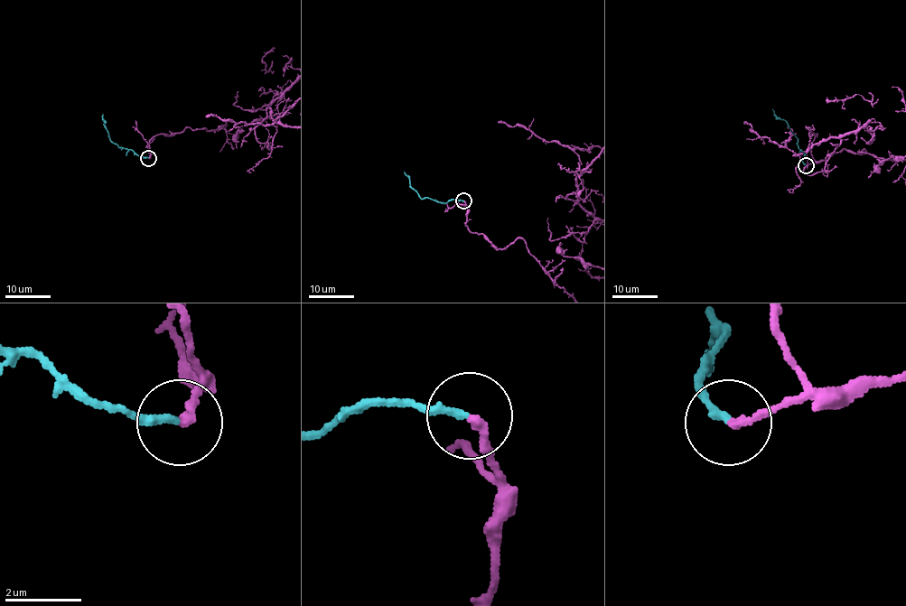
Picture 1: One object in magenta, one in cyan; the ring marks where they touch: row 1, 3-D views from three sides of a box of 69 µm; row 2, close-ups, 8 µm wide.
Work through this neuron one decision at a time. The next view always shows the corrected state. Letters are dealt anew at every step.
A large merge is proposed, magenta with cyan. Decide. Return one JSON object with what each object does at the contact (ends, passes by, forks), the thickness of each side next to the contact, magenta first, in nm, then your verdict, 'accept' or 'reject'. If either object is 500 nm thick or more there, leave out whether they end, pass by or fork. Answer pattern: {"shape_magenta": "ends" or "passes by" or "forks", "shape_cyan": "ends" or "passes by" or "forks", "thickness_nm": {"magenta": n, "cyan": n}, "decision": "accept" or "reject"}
{"shape_magenta": "ends", "shape_cyan": "ends", "thickness_nm": {"magenta": 180, "cyan": 190}, "decision": "accept"}

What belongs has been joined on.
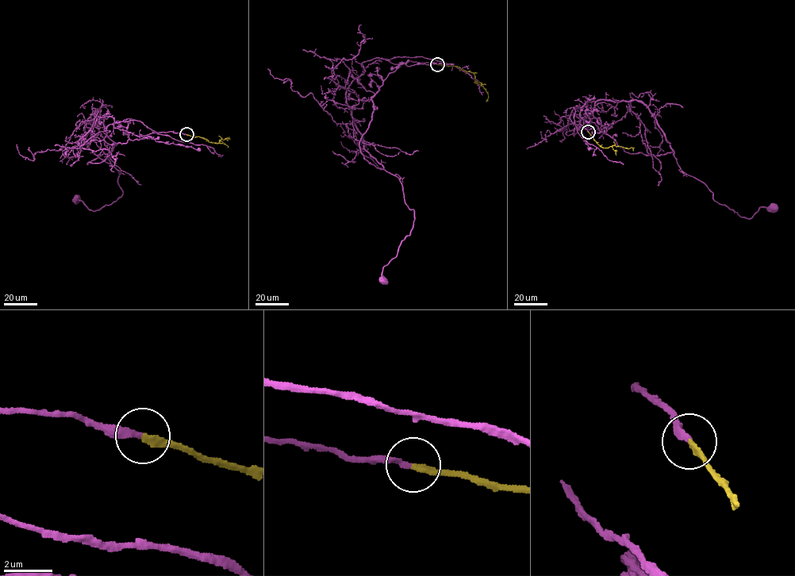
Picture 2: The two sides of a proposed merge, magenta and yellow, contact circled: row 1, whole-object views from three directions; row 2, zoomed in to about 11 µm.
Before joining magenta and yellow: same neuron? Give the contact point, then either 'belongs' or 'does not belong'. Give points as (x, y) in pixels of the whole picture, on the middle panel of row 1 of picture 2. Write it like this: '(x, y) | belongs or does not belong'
(437, 64) | belongs

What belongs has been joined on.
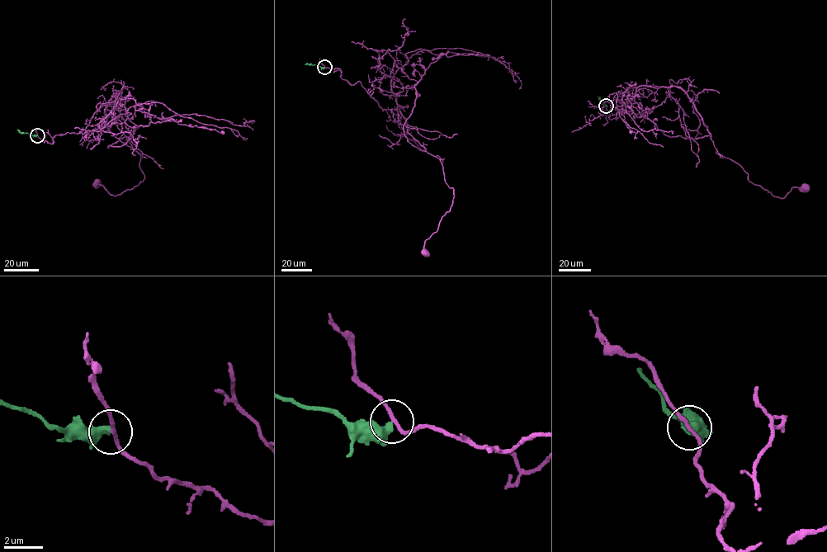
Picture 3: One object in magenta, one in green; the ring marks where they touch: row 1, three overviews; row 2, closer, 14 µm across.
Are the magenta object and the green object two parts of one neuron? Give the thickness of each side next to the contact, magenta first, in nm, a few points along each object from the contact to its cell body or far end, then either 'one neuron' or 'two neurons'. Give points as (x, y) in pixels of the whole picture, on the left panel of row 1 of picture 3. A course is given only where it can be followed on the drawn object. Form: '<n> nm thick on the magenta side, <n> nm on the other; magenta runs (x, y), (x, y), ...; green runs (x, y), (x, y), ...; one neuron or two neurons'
190 nm thick on the magenta side, 440 nm on the other; magenta runs (37, 135), (52, 143), (56, 134), (82, 131), (118, 91), (144, 178), (115, 195), (96, 182); green runs (37, 135), (16, 129); two neurons

